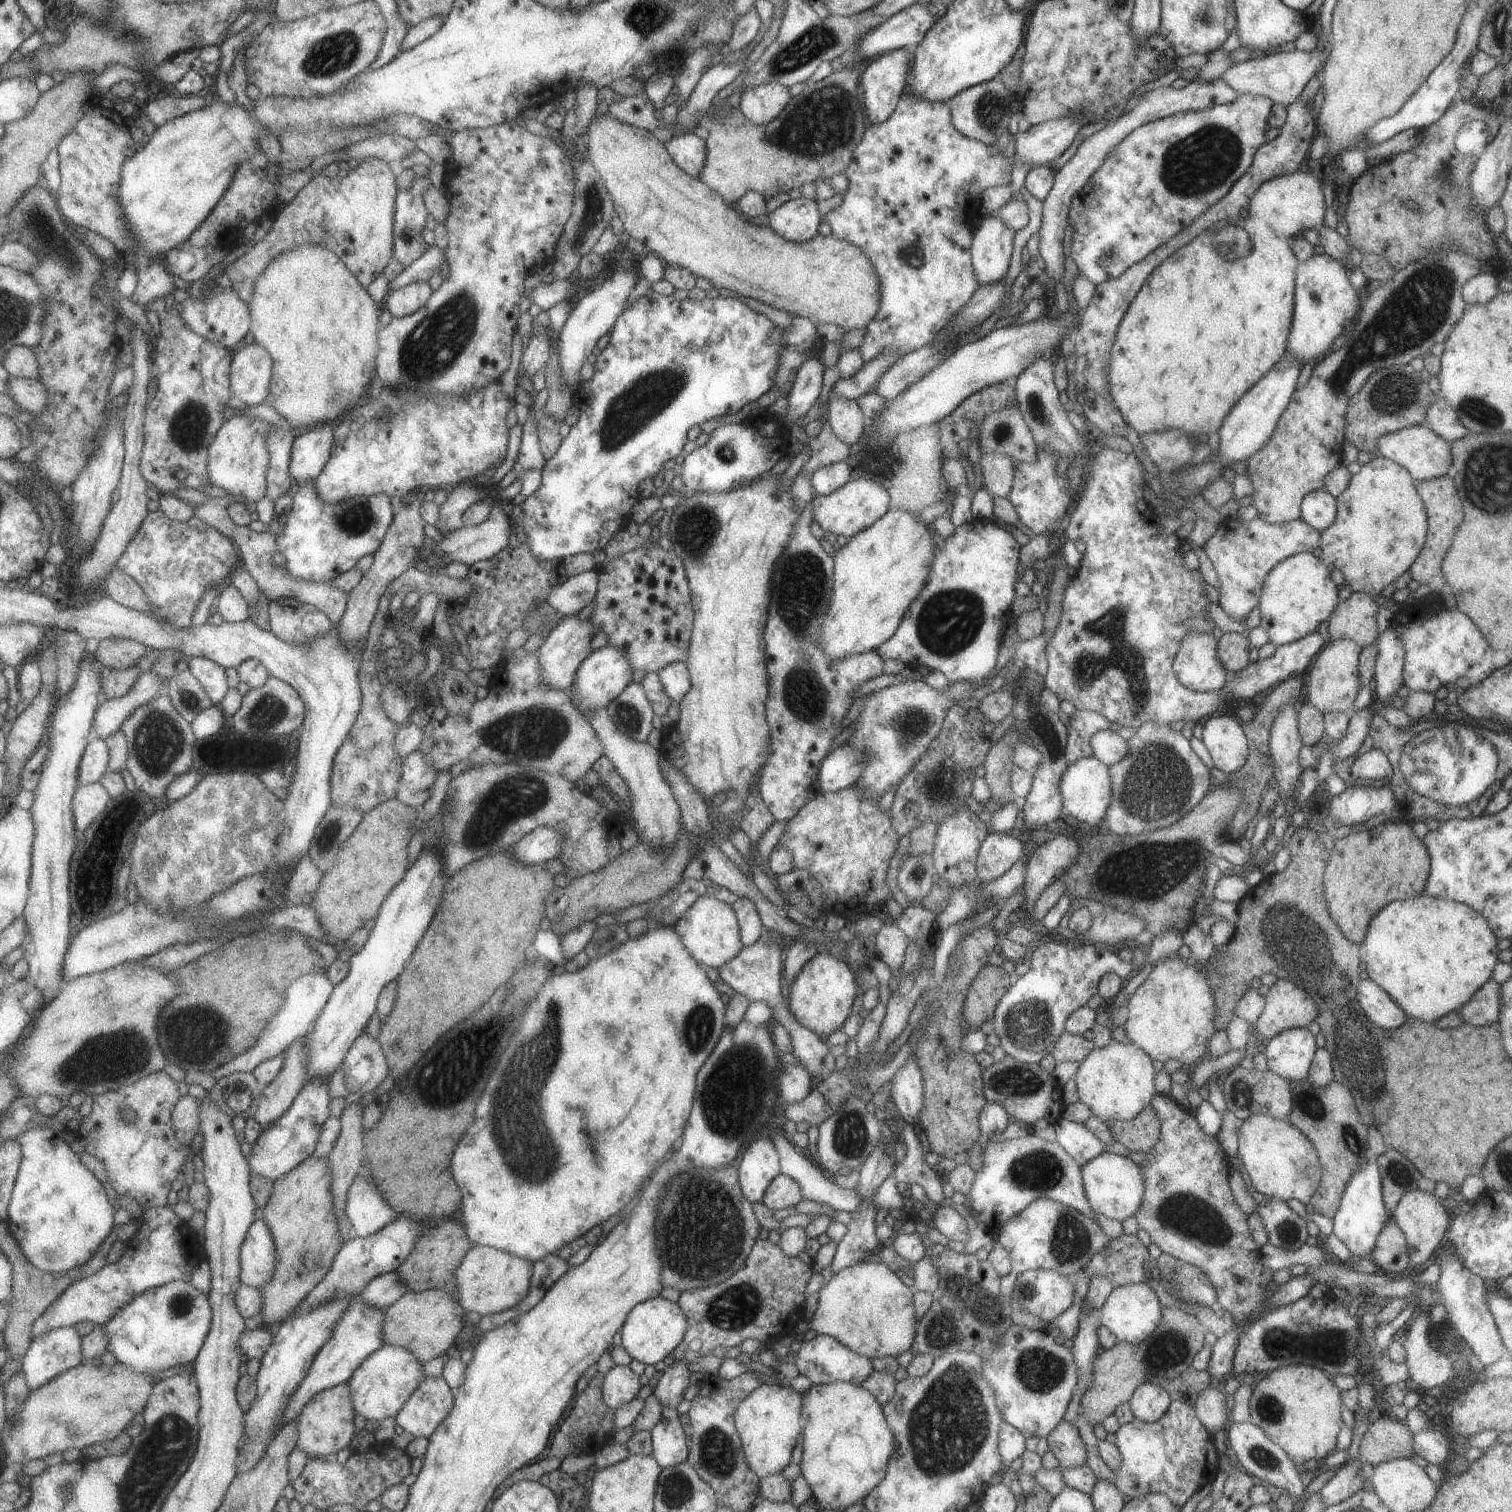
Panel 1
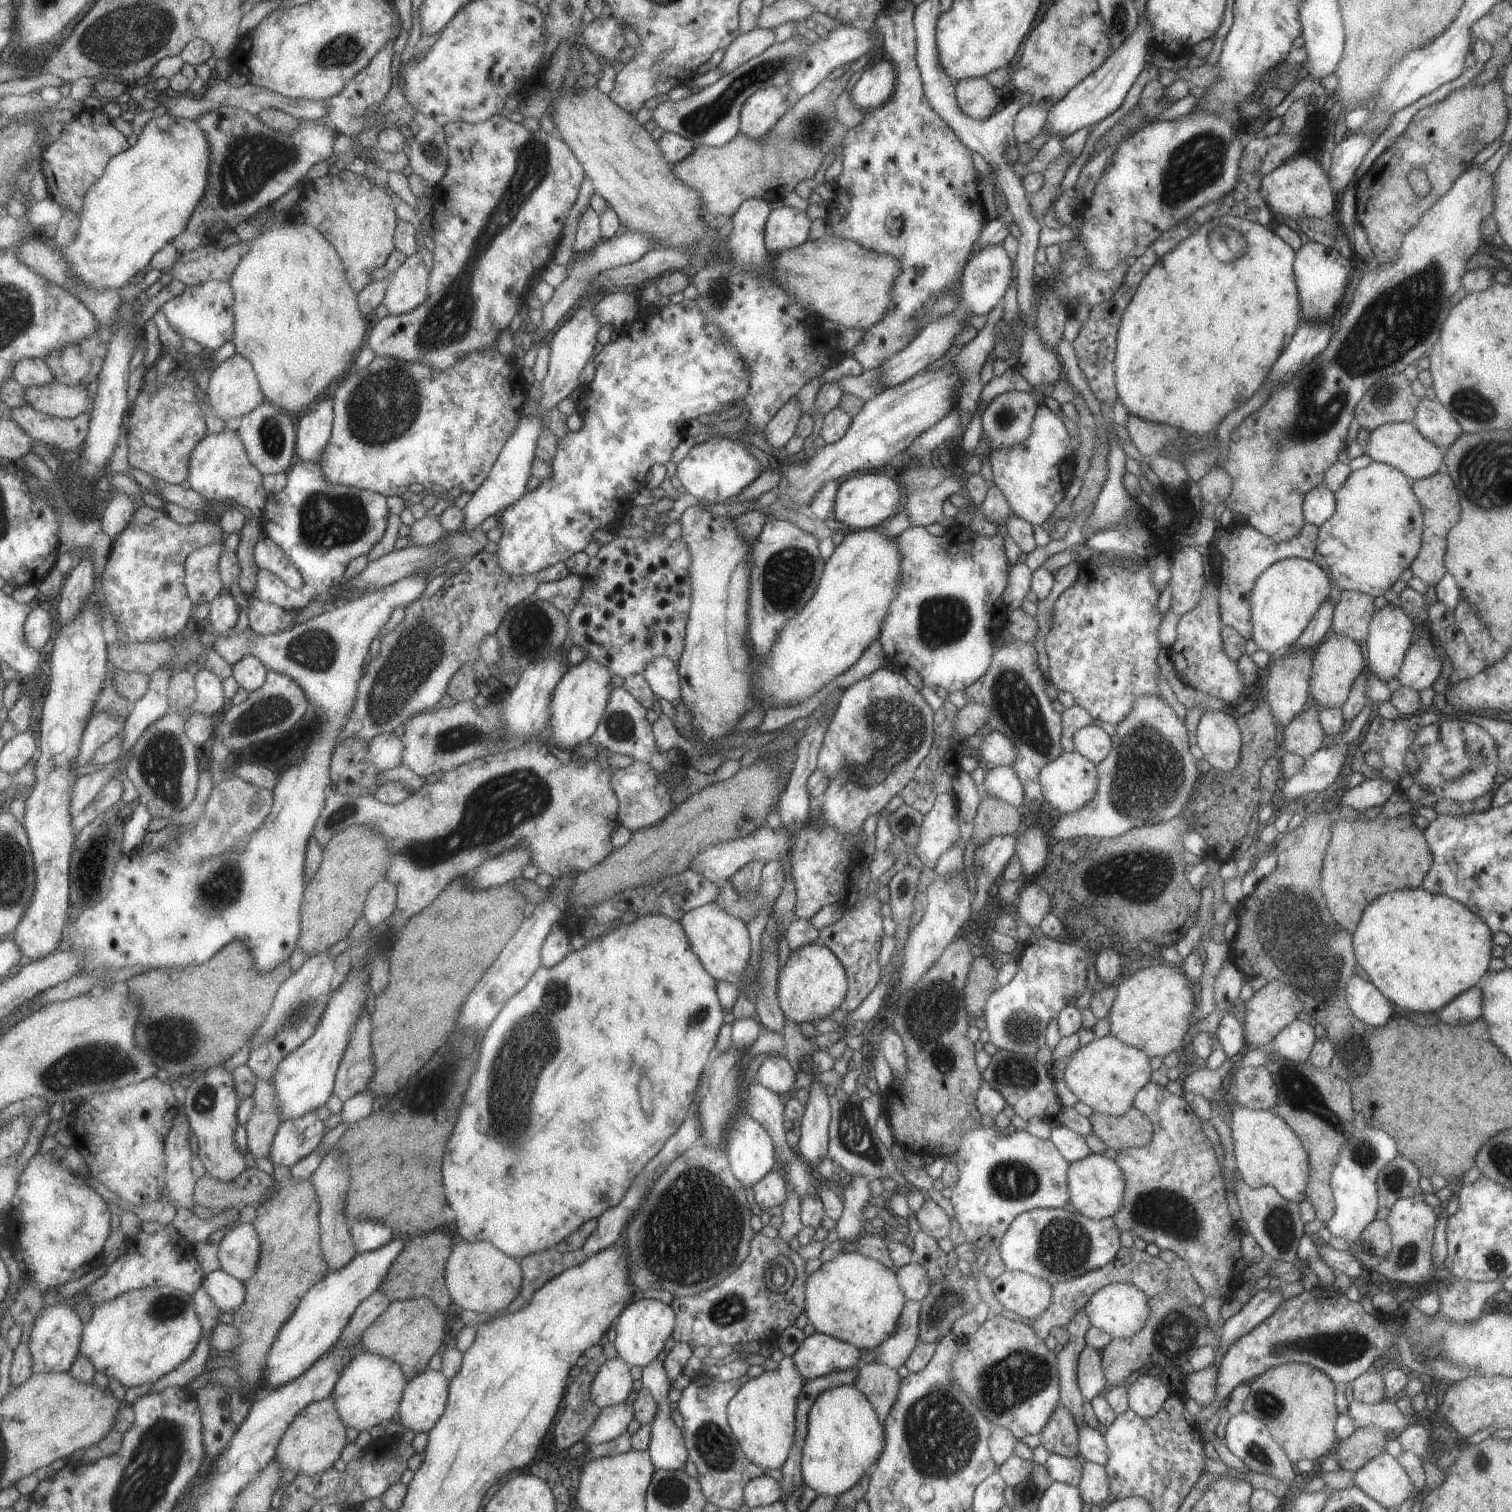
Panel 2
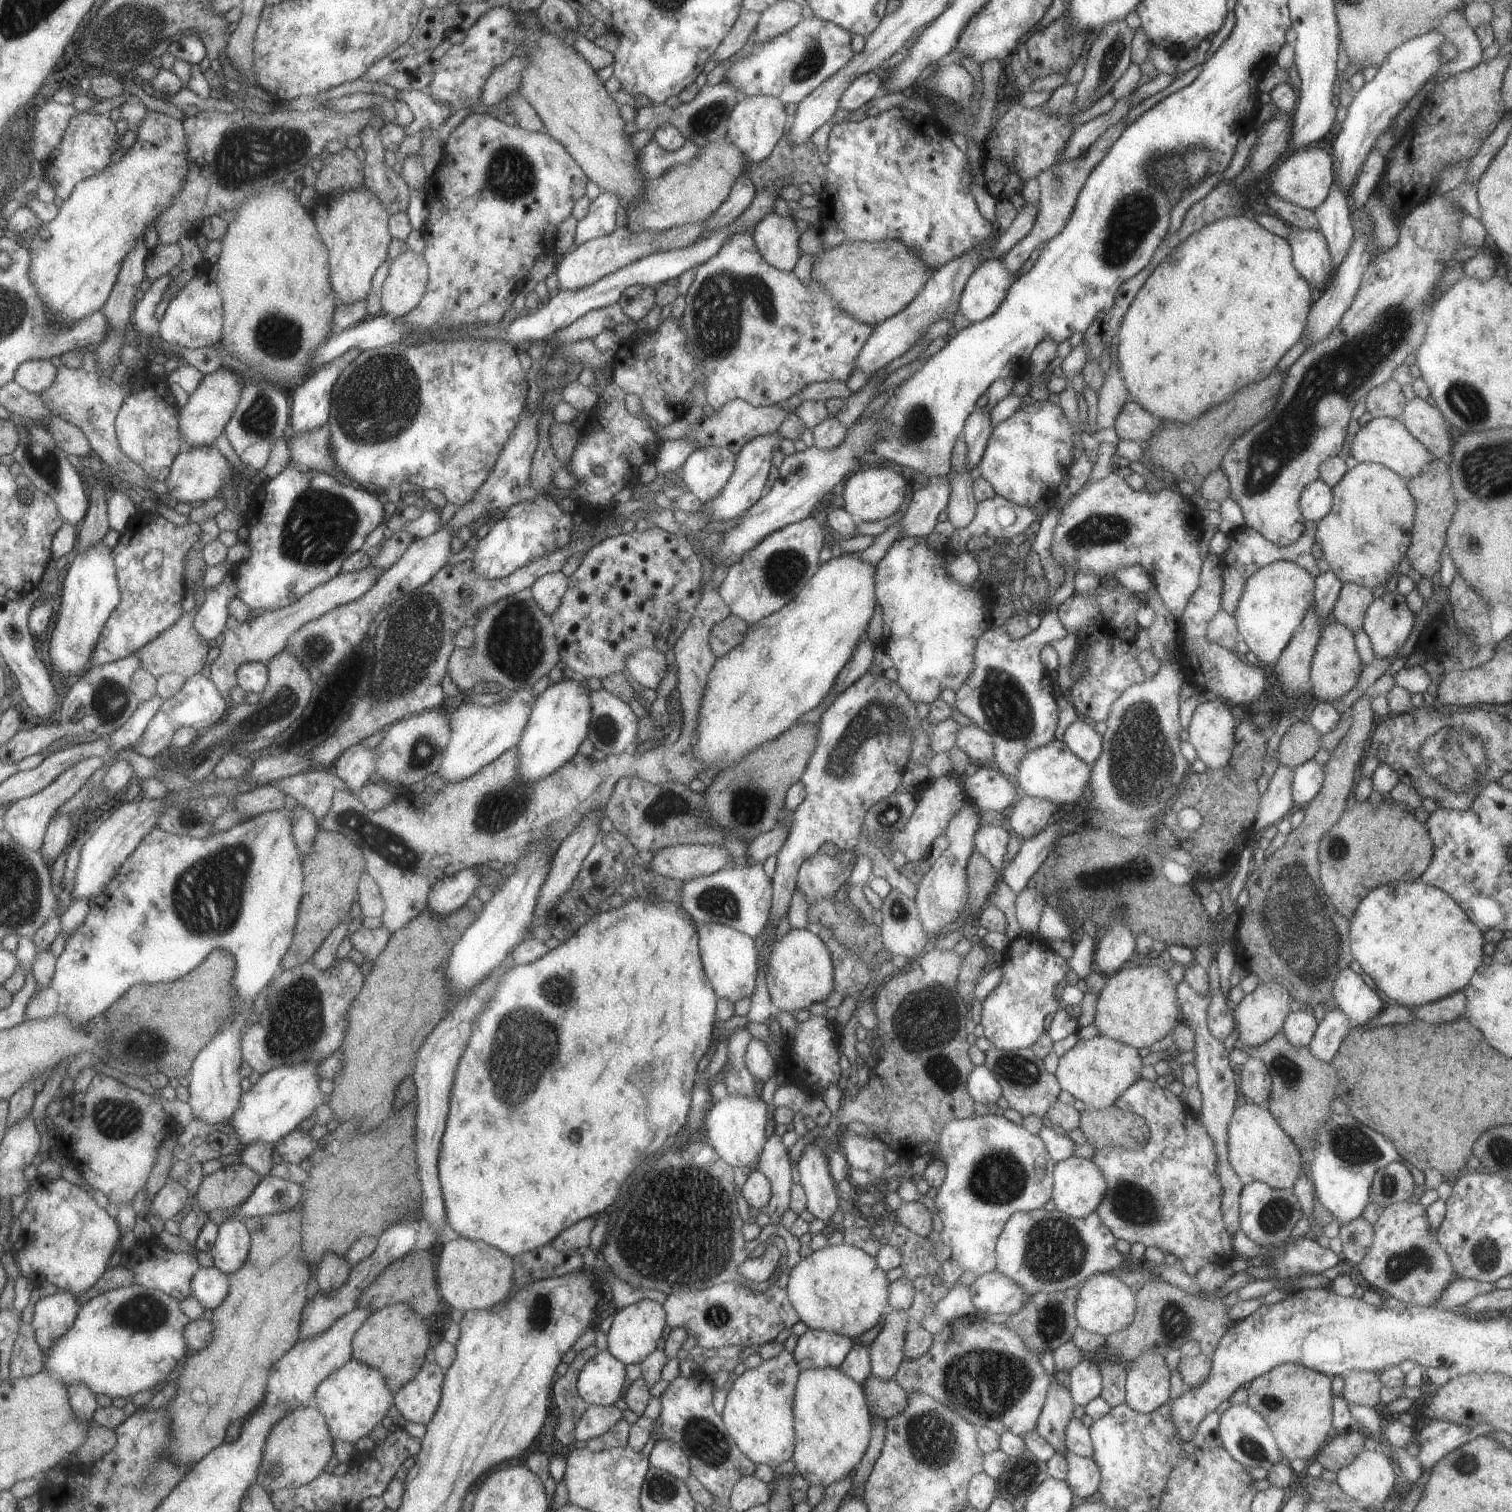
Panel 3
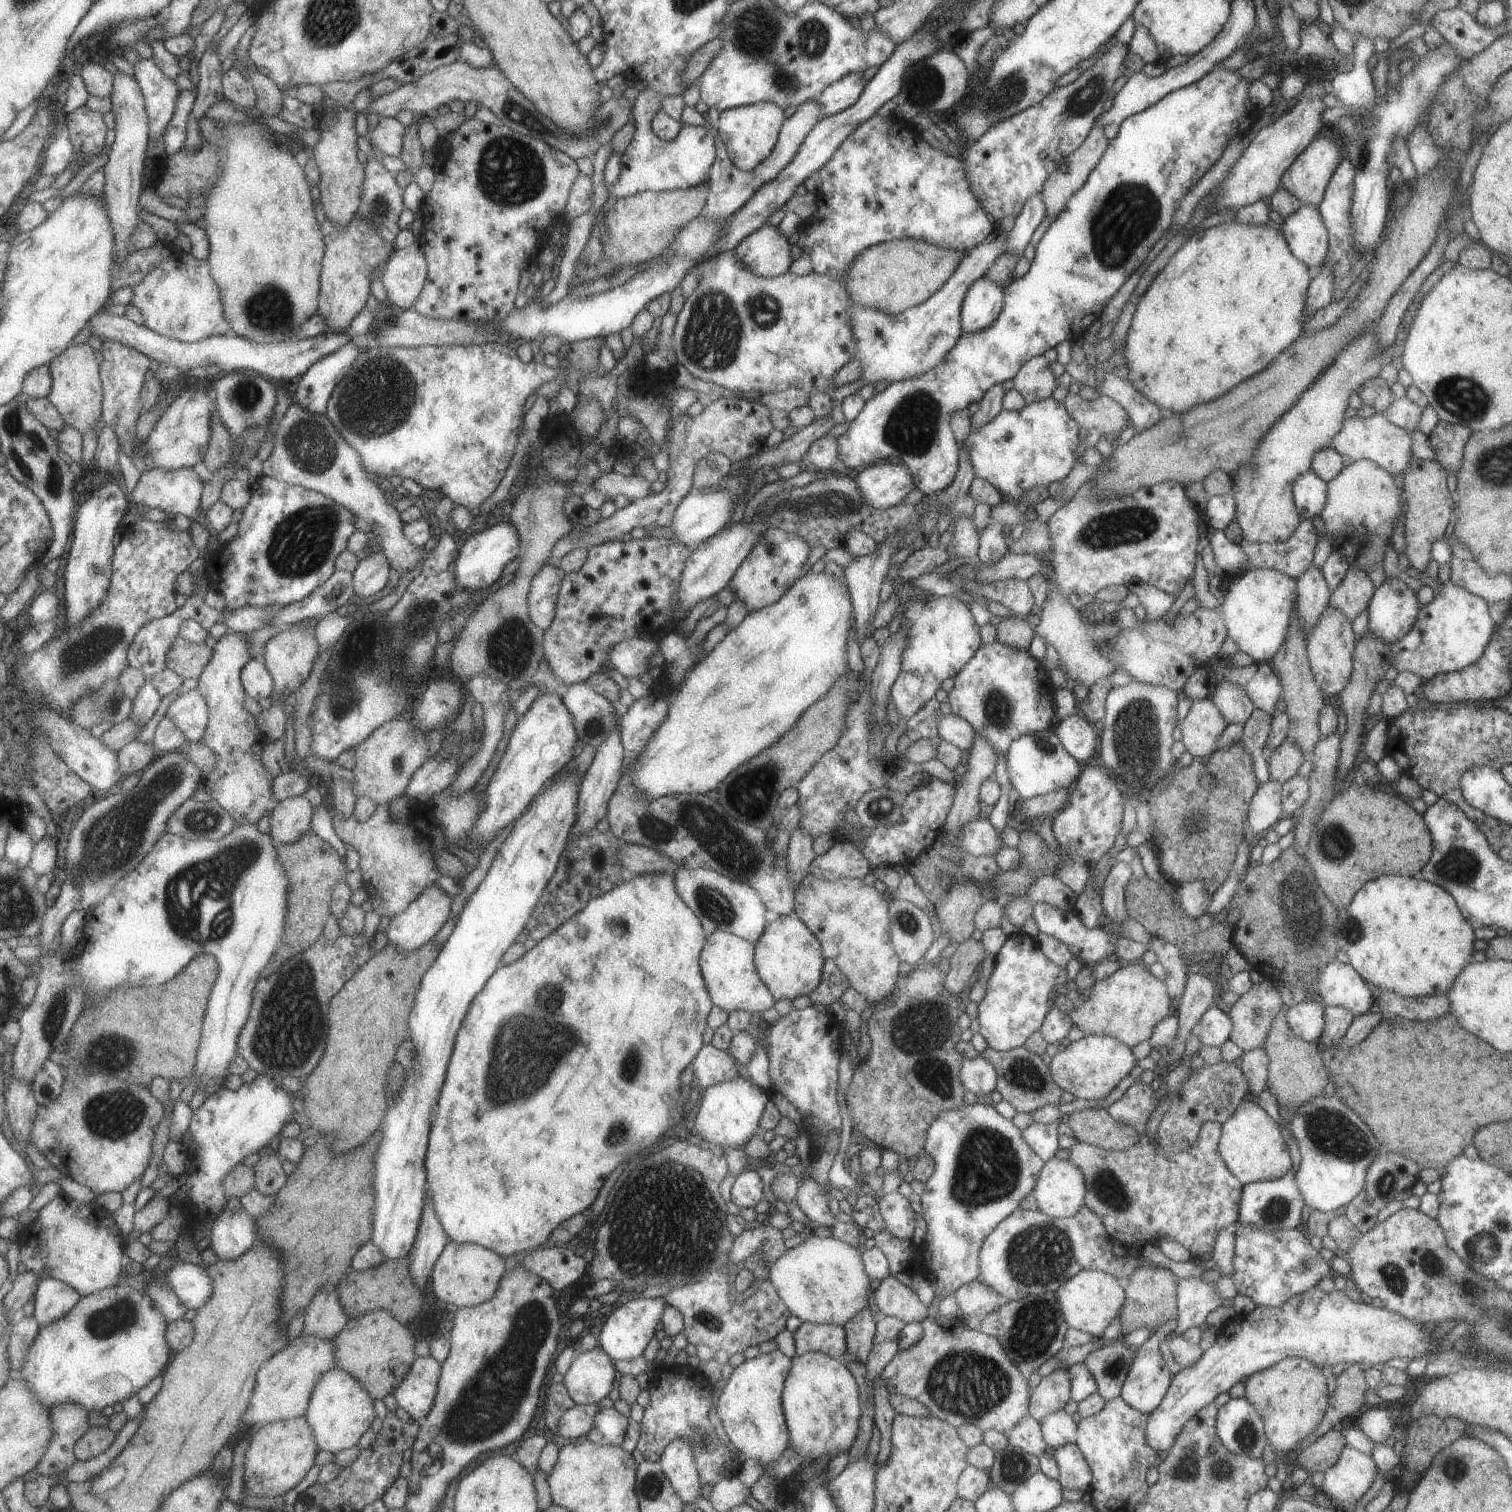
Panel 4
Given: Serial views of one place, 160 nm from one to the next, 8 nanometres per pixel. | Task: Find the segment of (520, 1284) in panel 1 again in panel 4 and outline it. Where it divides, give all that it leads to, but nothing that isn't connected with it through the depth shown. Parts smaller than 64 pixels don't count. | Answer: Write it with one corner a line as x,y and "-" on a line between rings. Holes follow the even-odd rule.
453,1240
437,1261
432,1274
434,1294
446,1303
457,1307
476,1307
495,1296
500,1279
505,1273
504,1257
477,1243
461,1243

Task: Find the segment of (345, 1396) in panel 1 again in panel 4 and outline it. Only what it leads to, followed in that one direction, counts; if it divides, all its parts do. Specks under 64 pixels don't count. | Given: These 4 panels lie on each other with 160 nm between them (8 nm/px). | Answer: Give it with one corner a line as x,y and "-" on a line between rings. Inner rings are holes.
308,1418
277,1421
263,1425
248,1443
246,1458
246,1481
248,1496
281,1496
293,1490
315,1466
320,1448
314,1428

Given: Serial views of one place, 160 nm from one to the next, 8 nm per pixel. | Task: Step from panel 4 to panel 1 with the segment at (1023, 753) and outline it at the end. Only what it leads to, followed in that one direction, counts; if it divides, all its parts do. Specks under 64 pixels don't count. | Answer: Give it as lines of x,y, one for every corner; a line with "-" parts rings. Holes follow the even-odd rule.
1094,756
1077,759
1068,764
1059,781
1062,808
1065,817
1089,824
1094,830
1101,830
1103,817
1110,805
1112,795
1108,766

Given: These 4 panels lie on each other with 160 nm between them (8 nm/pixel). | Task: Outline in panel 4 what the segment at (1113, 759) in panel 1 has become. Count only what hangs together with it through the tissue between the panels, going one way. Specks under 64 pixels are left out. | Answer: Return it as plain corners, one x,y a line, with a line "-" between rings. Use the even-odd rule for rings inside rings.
1072,714
1057,722
1053,730
1063,748
1082,765
1087,764
1091,754
1097,751
1099,735
1083,716

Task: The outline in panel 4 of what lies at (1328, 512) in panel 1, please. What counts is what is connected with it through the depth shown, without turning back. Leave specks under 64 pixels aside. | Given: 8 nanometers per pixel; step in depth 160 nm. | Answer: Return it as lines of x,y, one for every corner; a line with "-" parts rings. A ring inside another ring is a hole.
1309,470
1295,478
1291,494
1301,519
1319,517
1327,500
1326,482

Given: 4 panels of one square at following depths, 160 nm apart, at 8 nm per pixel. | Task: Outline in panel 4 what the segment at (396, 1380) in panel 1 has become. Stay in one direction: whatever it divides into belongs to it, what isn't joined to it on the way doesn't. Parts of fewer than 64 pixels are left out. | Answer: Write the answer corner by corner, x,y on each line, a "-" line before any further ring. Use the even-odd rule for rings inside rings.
339,1367
331,1369
319,1379
315,1387
310,1409
305,1415
314,1428
321,1451
339,1452
359,1444
361,1436
371,1428
377,1418
374,1396
354,1375

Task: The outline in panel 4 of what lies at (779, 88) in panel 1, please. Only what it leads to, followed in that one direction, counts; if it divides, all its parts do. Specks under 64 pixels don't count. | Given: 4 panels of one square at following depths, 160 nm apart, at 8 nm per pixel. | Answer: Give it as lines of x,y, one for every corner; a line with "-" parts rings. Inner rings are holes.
756,102
721,111
717,122
717,133
725,145
733,166
749,173
763,161
776,143
783,120
785,116
782,108
772,102

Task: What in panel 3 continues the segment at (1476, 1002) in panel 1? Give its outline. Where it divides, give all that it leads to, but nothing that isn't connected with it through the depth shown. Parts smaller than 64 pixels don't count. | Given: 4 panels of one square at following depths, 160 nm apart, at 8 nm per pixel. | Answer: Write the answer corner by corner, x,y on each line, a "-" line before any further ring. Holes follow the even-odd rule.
1458,990
1439,1000
1409,1008
1412,1010
1412,1014
1424,1023
1441,1024
1453,1022
1465,1013
1465,993
1462,990

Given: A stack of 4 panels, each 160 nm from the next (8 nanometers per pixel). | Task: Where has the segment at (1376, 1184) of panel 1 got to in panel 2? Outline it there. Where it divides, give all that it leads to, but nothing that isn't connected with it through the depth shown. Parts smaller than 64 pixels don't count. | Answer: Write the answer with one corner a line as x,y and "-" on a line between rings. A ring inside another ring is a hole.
1369,1126
1362,1130
1354,1128
1350,1135
1346,1134
1346,1137
1347,1140
1343,1143
1343,1146
1340,1146
1339,1154
1330,1170
1330,1187
1334,1200
1334,1213
1326,1222
1326,1228
1331,1236
1341,1237
1351,1246
1354,1242
1358,1241
1359,1235
1365,1230
1365,1227
1376,1218
1378,1207
1376,1178
1378,1177
1379,1170
1392,1158
1395,1158
1398,1152
1393,1138
1389,1138
1386,1132
1372,1129

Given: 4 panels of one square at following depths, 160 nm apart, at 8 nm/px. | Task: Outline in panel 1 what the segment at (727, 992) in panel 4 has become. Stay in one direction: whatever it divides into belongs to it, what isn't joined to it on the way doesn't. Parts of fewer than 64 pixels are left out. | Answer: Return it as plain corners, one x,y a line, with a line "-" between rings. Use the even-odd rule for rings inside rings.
713,897
696,898
674,922
673,928
691,956
699,964
703,963
714,969
737,956
743,948
732,906

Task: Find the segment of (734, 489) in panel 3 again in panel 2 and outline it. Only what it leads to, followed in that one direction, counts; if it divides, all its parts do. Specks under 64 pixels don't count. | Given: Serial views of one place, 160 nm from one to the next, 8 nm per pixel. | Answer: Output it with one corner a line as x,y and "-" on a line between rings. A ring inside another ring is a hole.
791,397
765,425
763,433
766,442
773,447
774,452
783,449
787,440
796,434
796,426
802,414
796,398

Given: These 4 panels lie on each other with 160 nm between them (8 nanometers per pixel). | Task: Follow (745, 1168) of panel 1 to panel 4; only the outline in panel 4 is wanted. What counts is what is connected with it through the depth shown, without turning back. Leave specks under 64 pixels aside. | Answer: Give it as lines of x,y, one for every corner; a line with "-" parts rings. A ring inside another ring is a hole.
741,1076
717,1083
705,1089
696,1089
703,1094
701,1105
693,1122
691,1132
701,1136
701,1143
713,1149
742,1149
755,1135
759,1119
769,1096
755,1083

